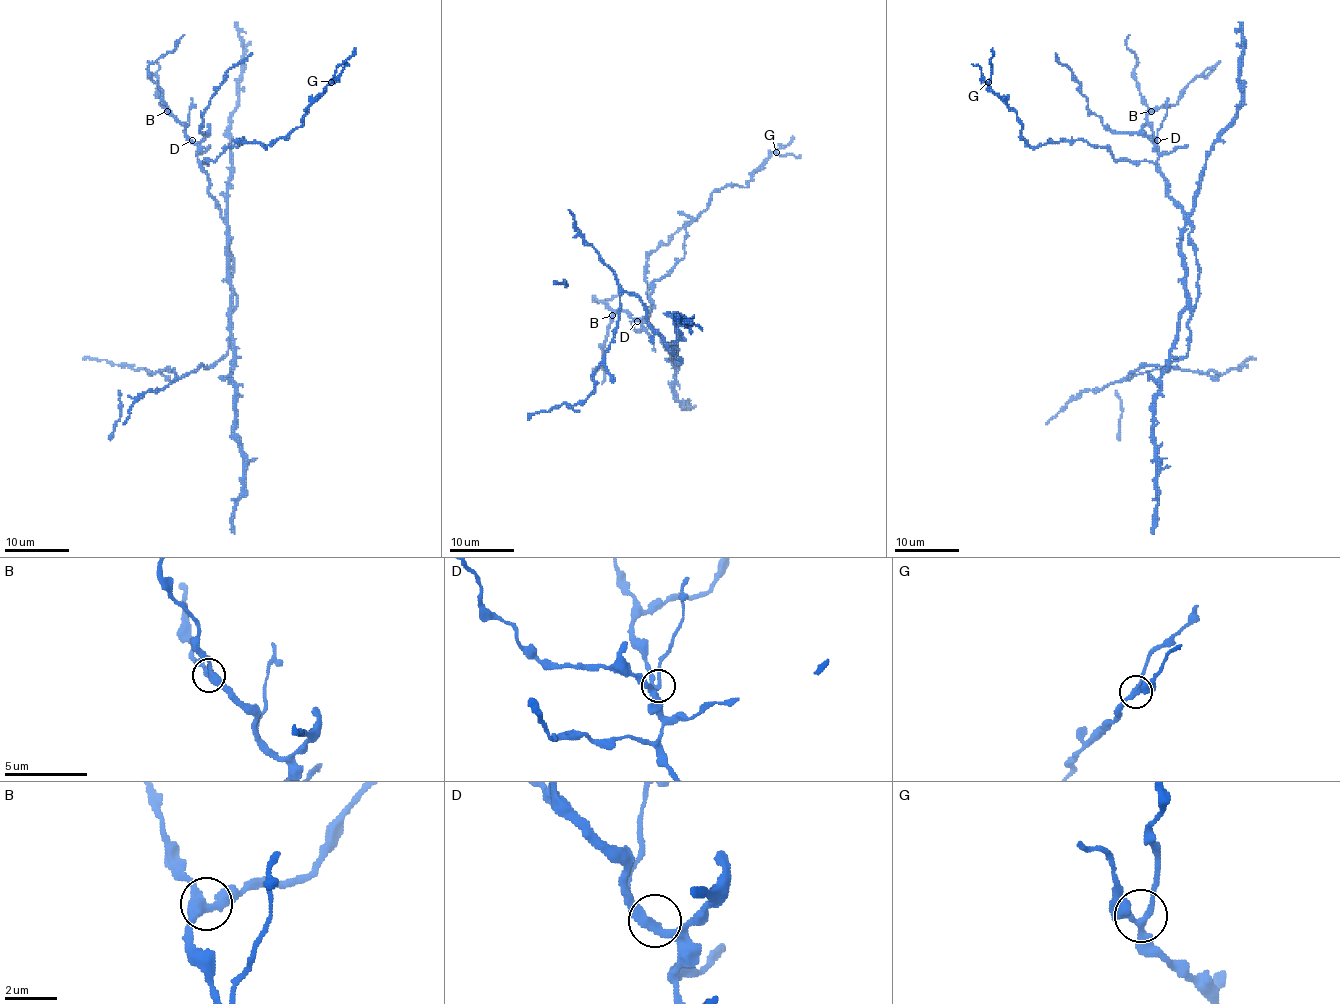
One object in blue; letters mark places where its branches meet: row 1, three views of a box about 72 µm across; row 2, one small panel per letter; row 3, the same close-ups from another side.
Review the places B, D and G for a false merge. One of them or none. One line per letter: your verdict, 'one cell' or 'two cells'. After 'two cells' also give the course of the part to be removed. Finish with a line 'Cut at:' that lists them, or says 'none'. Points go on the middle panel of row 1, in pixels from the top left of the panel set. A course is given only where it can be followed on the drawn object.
B: one cell
D: two cells
G: one cell
Cut at: D

